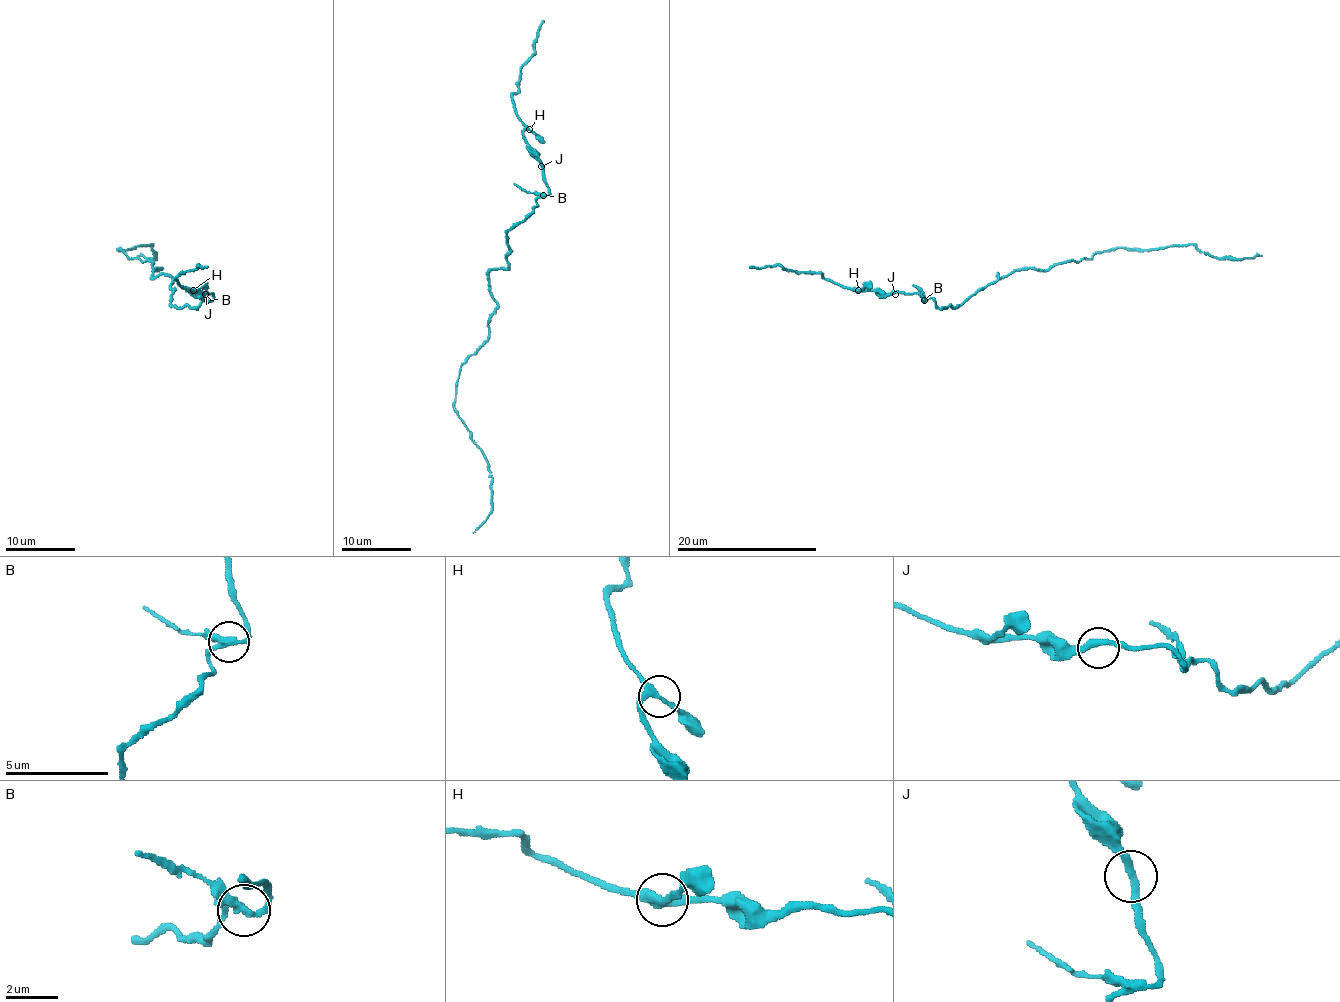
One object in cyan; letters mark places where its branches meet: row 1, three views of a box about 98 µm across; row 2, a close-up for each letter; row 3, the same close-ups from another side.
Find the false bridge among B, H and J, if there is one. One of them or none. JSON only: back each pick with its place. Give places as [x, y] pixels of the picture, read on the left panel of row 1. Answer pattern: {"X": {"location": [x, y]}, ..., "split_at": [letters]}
{"B": {"location": [207, 300]}, "split_at": ["B"]}

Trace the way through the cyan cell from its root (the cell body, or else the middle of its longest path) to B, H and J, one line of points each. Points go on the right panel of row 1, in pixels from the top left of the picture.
B: (998, 274), (995, 281), (979, 288), (956, 308), (939, 308), (932, 299), (925, 301)
H: (998, 274), (995, 281), (979, 288), (956, 308), (939, 308), (932, 299), (925, 301), (918, 294), (858, 290)
J: (998, 274), (995, 281), (979, 288), (956, 308), (939, 308), (932, 299), (925, 301), (918, 294), (895, 294)

